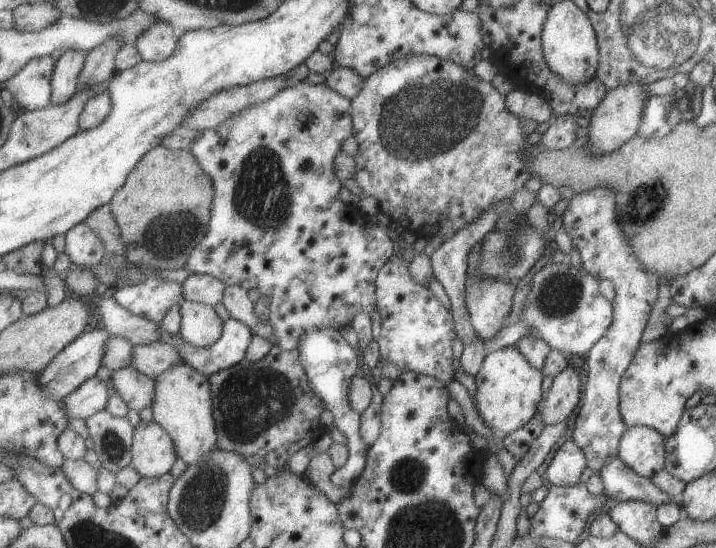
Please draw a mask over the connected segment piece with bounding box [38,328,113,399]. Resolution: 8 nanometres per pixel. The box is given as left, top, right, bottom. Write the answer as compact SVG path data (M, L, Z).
M108 329L101 331L89 330L74 340L66 349L59 353L54 361L39 375L38 383L44 389L44 394L56 399L64 399L77 390L86 380L94 377L101 368L105 354L106 342L113 335Z

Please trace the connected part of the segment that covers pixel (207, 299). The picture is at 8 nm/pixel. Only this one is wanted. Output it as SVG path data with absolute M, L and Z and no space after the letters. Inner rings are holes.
M193 273L182 287L185 300L217 306L223 300L226 284L213 275Z

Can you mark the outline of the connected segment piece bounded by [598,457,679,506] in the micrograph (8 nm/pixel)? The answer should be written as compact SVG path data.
M609 457L604 467L598 470L602 482L603 493L609 503L628 500L642 500L653 506L669 501L677 501L659 490L645 477L631 470L619 457Z

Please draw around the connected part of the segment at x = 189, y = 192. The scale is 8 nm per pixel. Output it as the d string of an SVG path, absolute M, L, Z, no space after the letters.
M159 145L150 150L130 172L130 177L110 202L113 214L127 244L126 258L146 269L175 270L188 266L188 260L210 229L215 196L214 182L199 159L191 152Z

